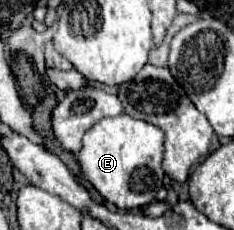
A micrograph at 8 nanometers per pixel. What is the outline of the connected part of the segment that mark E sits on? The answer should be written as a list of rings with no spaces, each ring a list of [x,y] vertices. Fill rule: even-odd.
[[[125,112],[115,118],[103,118],[83,136],[83,148],[77,160],[87,180],[107,202],[127,212],[147,208],[155,200],[157,188],[163,186],[163,132]]]

